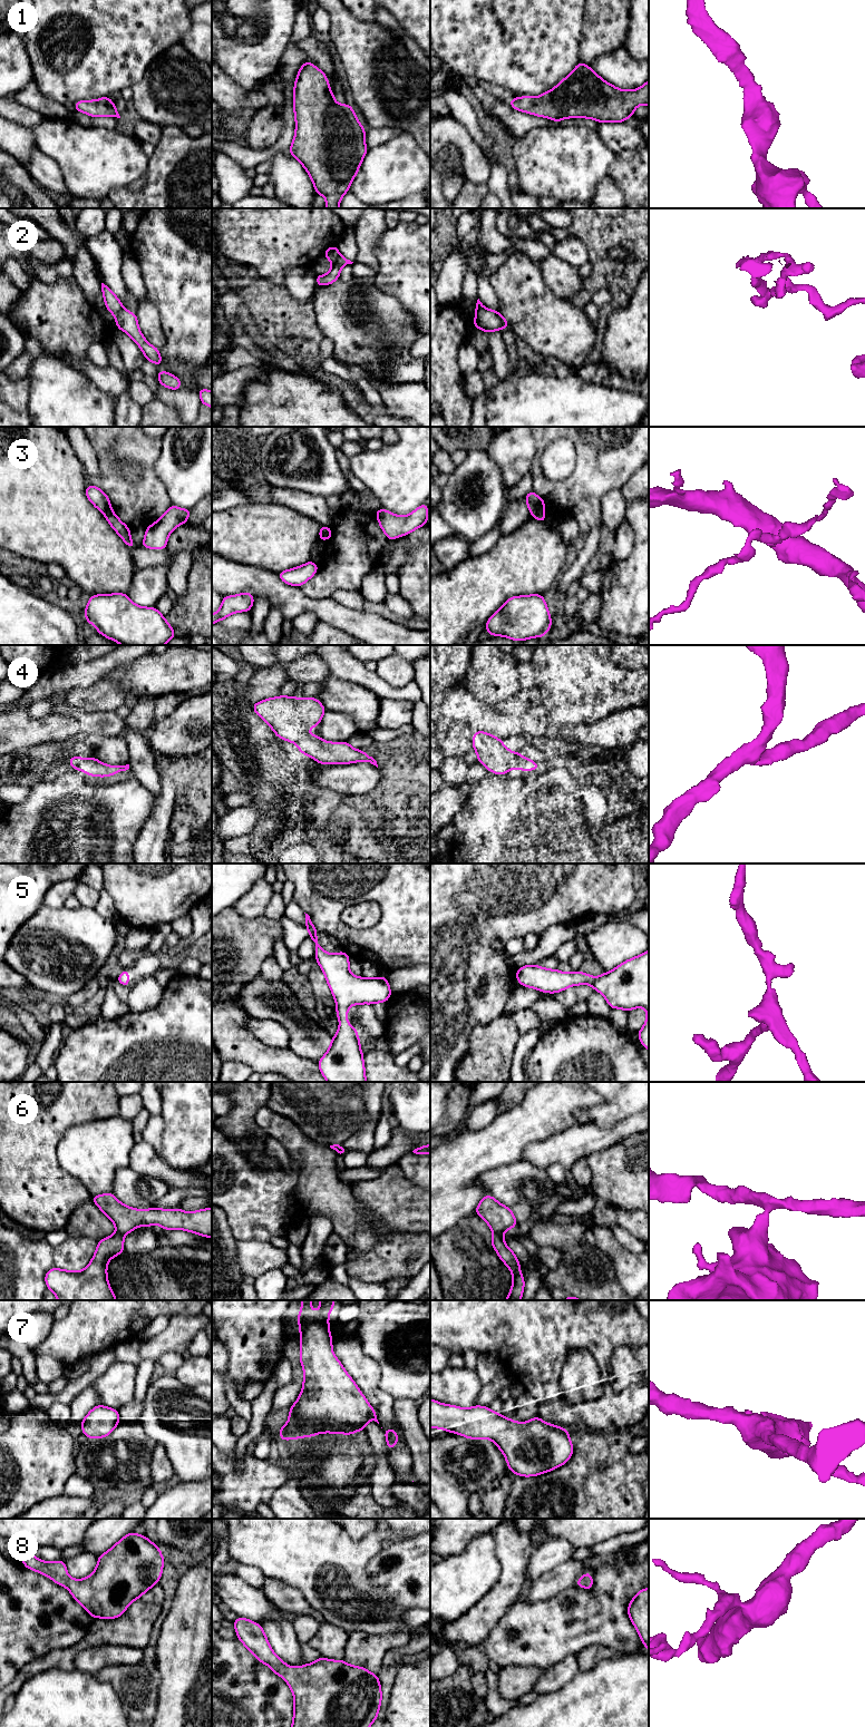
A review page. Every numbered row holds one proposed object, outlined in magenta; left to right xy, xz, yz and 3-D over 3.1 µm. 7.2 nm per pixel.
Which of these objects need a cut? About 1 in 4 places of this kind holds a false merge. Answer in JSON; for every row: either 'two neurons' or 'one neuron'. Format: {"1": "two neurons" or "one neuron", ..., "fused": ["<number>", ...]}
{"1": "one neuron", "2": "two neurons", "3": "two neurons", "4": "one neuron", "5": "one neuron", "6": "two neurons", "7": "one neuron", "8": "one neuron", "fused": ["2", "3", "6"]}

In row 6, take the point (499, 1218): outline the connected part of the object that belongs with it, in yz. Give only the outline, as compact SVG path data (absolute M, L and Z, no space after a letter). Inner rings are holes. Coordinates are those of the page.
M486 1194L478 1206L475 1213L483 1218L493 1233L503 1236L508 1229L518 1224L509 1207L500 1204L494 1197Z

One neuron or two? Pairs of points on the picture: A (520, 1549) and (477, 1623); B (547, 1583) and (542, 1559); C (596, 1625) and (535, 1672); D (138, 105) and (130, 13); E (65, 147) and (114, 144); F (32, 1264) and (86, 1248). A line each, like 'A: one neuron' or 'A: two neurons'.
A: one neuron
B: two neurons
C: two neurons
D: two neurons
E: one neuron
F: one neuron

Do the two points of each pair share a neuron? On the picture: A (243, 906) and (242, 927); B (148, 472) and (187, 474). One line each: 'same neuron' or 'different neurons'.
A: different neurons
B: different neurons

